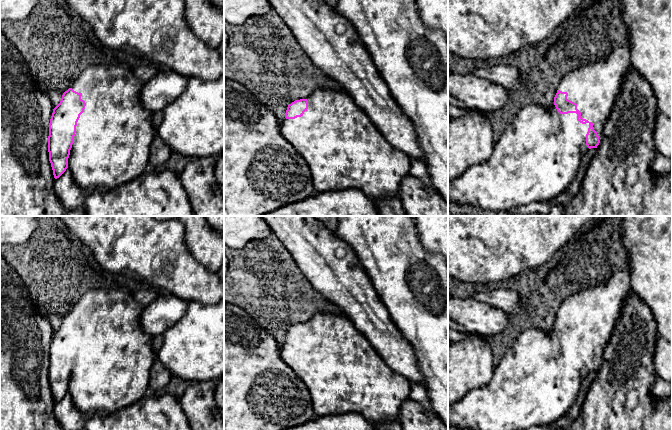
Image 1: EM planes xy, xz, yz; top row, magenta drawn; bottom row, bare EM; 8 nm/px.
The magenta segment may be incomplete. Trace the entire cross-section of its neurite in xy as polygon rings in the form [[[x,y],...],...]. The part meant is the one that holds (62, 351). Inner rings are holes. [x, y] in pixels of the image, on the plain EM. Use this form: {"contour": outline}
{"contour": [[[128,287],[92,289],[80,298],[63,317],[60,327],[53,333],[49,347],[48,376],[55,403],[68,392],[81,412],[112,413],[150,393],[150,369],[156,353],[152,349],[153,336],[146,334],[140,325],[143,310],[144,306],[134,299],[133,291]]]}

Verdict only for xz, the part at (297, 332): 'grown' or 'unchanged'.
grown

